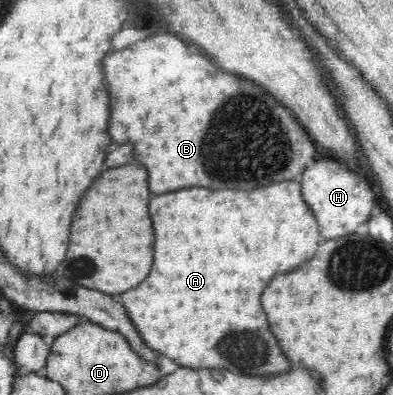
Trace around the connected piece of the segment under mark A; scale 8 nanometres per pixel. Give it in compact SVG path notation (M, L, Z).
M281 181L275 183L271 187L263 187L263 189L251 189L251 191L241 191L241 189L219 189L219 191L211 191L211 189L181 189L181 191L173 191L173 193L165 193L165 195L155 195L149 203L149 213L153 217L153 225L155 225L155 263L153 269L149 273L149 277L139 283L139 287L129 289L127 293L121 295L121 303L129 313L133 325L139 329L143 341L155 349L161 351L163 355L171 357L179 365L185 365L185 368L193 369L235 369L235 373L251 373L255 377L263 377L267 373L287 373L289 369L289 359L281 353L277 339L271 335L269 331L269 323L267 317L263 313L261 307L261 293L267 287L267 283L279 275L279 273L287 273L293 267L309 261L315 251L317 251L317 243L319 243L319 225L315 221L315 215L311 213L311 209L307 209L307 203L303 201L301 195L301 185L297 181Z

